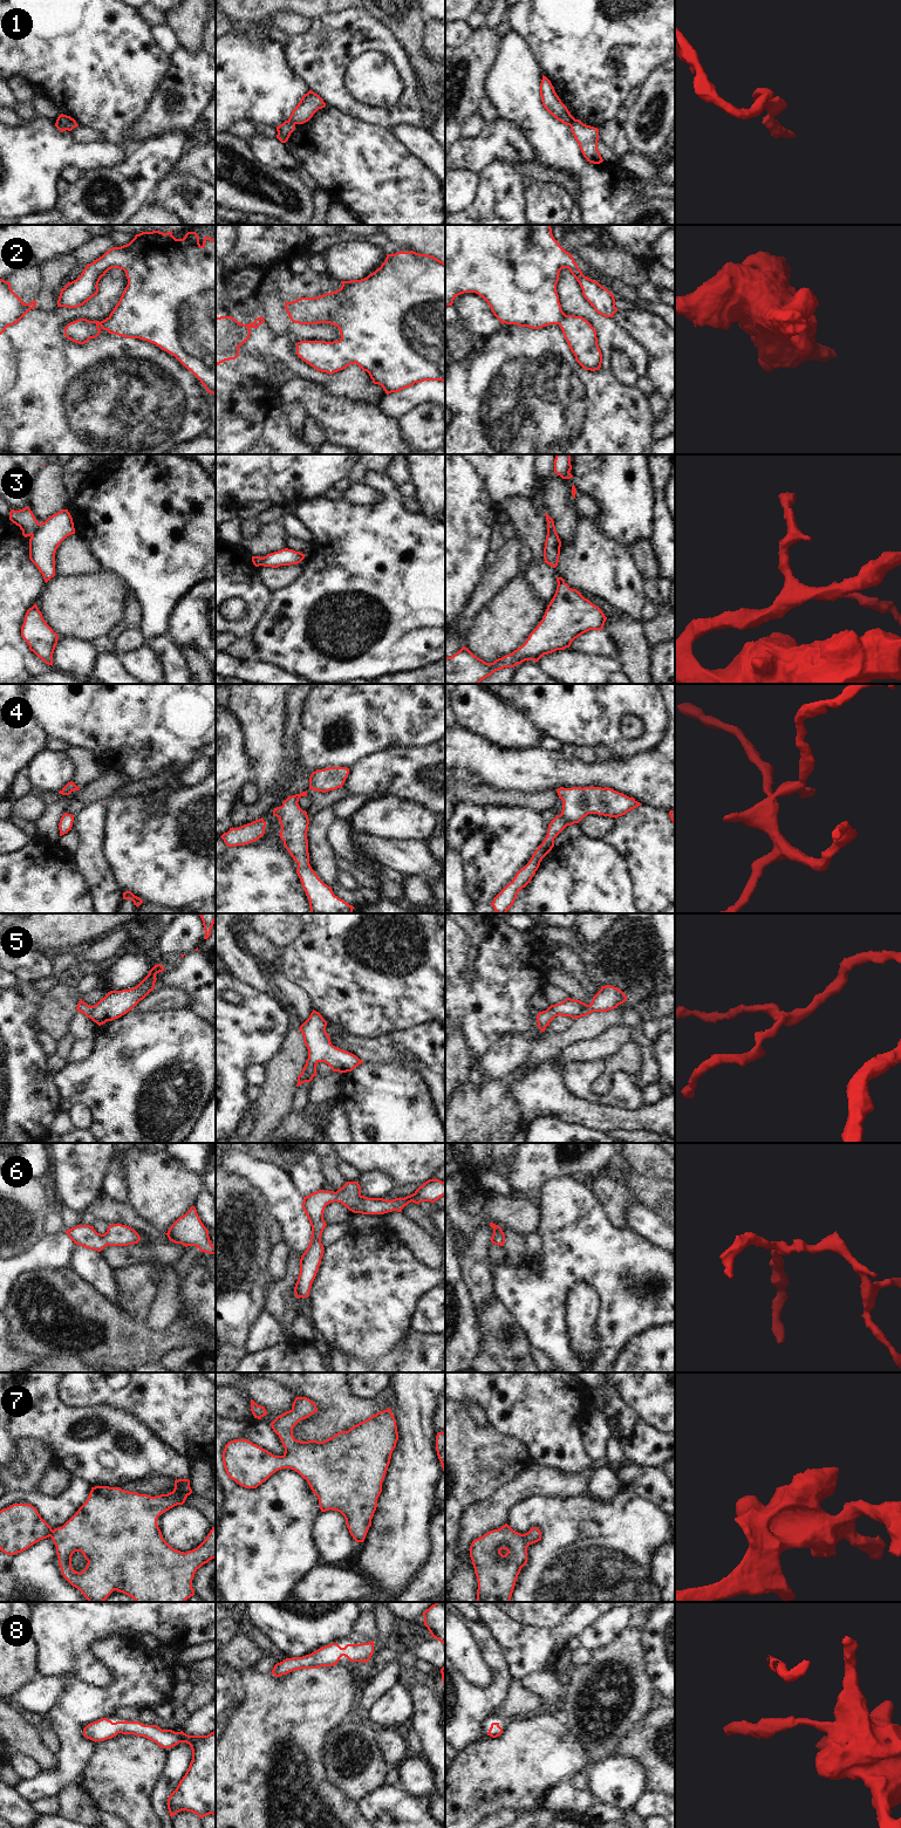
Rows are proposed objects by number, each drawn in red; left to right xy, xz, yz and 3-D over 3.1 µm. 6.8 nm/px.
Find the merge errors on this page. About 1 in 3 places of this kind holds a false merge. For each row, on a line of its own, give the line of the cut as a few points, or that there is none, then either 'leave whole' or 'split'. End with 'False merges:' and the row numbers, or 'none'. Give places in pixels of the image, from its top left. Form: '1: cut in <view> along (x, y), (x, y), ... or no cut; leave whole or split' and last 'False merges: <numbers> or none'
1: cut in xz along (288, 120), (294, 124); split
2: no cut; leave whole
3: cut in xy along (40, 524), (31, 534); split
4: no cut; leave whole
5: no cut; leave whole
6: no cut; leave whole
7: no cut; leave whole
8: no cut; leave whole
False merges: 1, 3

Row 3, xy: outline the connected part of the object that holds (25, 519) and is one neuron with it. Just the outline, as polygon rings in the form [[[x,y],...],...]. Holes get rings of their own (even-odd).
[[[29,507],[19,511],[11,509],[9,520],[20,527],[25,538],[30,536],[40,525]]]

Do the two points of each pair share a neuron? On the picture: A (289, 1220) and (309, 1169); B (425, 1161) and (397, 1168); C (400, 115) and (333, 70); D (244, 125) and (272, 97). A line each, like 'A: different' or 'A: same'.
A: different
B: same
C: same
D: different

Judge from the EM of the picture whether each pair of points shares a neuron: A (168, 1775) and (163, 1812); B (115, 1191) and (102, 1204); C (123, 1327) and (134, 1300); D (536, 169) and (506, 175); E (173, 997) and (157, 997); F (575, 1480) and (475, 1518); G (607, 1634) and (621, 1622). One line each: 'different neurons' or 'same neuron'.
A: same neuron
B: different neurons
C: different neurons
D: different neurons
E: same neuron
F: same neuron
G: same neuron

